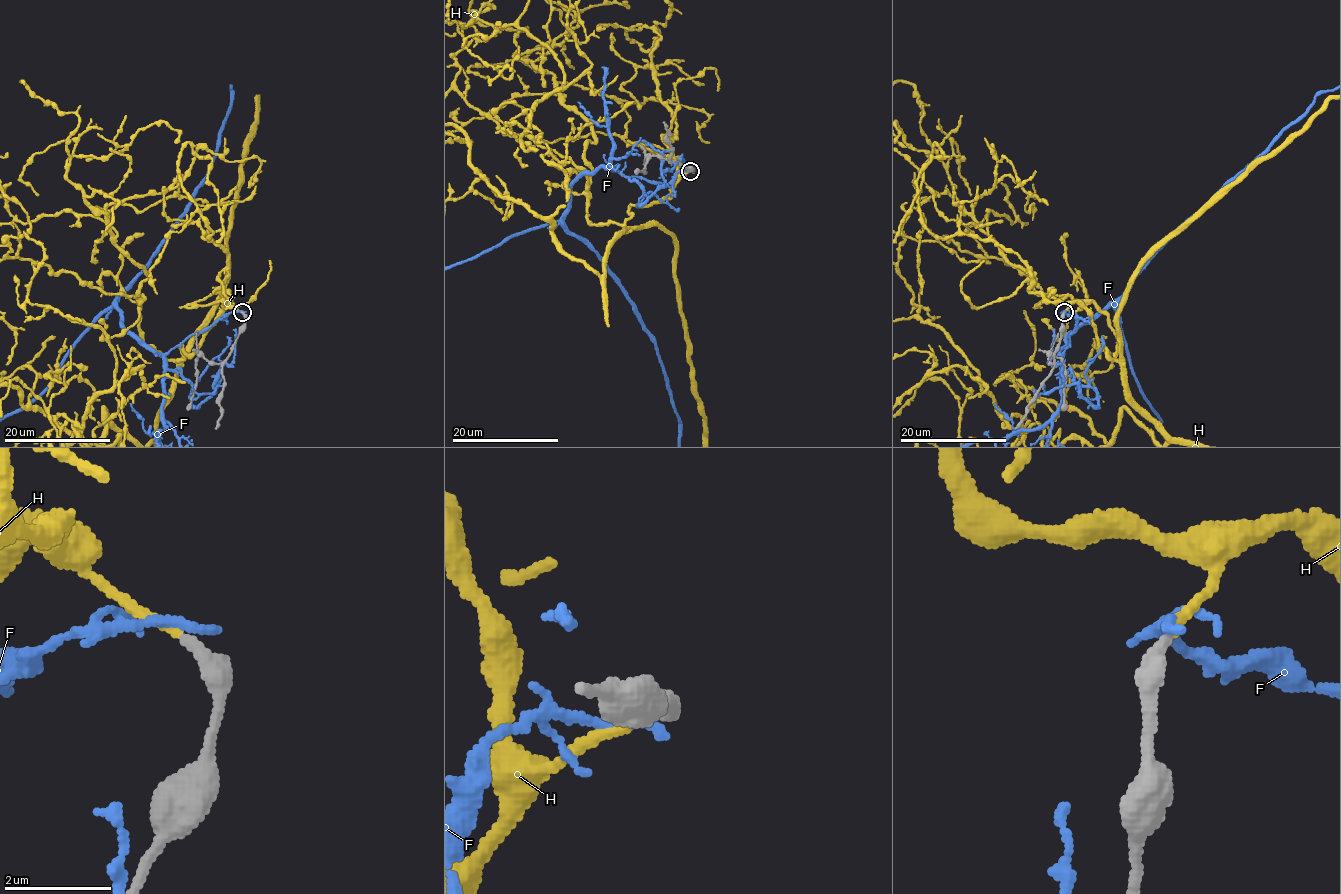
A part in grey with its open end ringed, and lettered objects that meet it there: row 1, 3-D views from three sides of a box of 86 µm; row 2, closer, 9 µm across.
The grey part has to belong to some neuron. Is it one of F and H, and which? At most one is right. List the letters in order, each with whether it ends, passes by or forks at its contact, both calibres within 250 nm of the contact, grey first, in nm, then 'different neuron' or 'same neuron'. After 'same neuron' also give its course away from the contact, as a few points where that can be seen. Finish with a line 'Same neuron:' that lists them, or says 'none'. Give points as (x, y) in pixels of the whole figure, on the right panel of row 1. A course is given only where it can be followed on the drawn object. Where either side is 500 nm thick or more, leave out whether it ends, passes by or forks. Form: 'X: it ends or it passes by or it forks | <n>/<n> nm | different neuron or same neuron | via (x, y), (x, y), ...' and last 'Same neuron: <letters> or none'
F: it ends | 320/200 nm | different neuron
H: it ends | 300/180 nm | same neuron
Same neuron: H

